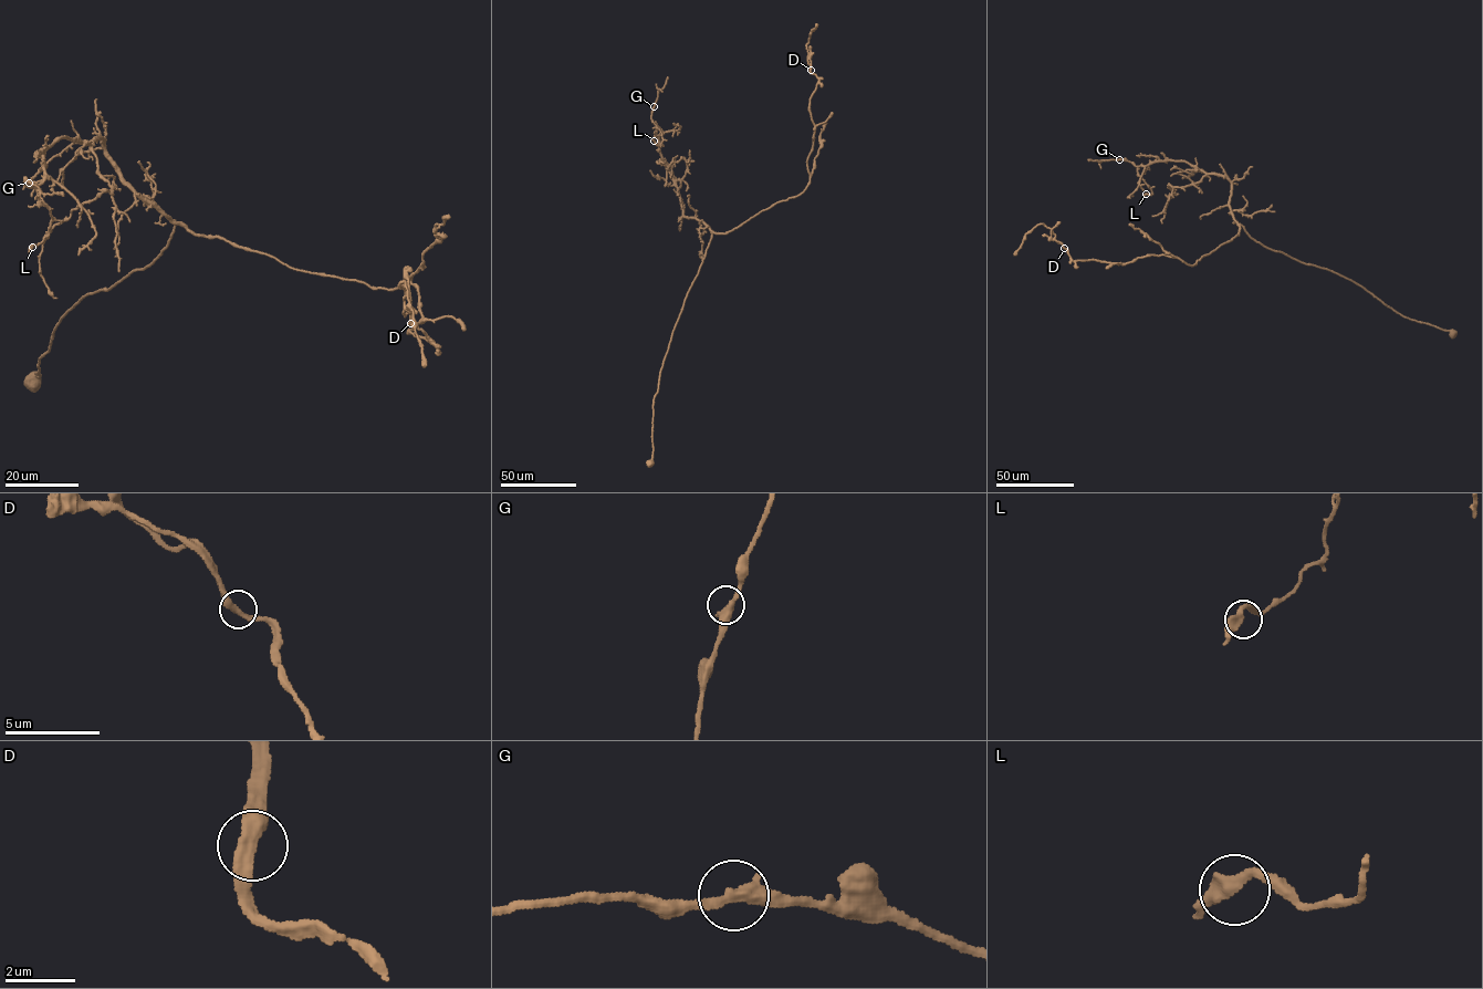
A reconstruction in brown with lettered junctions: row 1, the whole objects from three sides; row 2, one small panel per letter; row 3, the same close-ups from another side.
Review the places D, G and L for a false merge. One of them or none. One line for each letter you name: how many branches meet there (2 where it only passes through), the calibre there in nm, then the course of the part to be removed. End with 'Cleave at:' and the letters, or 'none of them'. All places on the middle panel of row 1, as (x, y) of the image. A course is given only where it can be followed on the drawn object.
Cleave at: none of them

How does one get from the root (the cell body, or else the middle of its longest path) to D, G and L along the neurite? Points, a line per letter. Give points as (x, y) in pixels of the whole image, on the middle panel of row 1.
D: (651, 462), (660, 372), (711, 232), (727, 233), (800, 195), (810, 181), (810, 99), (818, 80), (811, 70)
G: (651, 462), (660, 372), (711, 233), (702, 221), (683, 216), (659, 151), (654, 106)
L: (651, 462), (660, 372), (711, 235), (702, 221), (683, 216), (656, 125), (662, 141), (658, 146), (654, 141)

